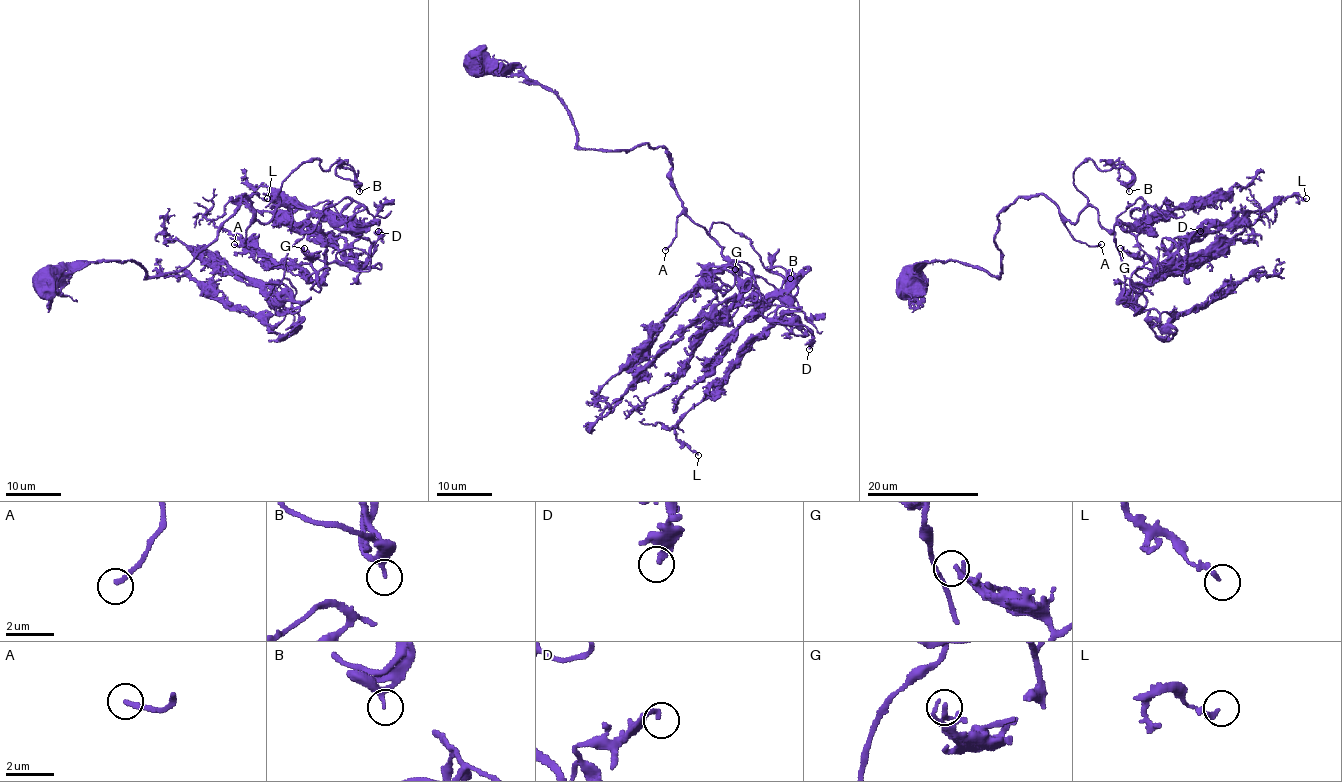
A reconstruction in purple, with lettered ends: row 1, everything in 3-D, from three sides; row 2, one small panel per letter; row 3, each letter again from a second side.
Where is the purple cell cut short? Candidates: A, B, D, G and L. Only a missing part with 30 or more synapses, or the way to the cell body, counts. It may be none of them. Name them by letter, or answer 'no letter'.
A

